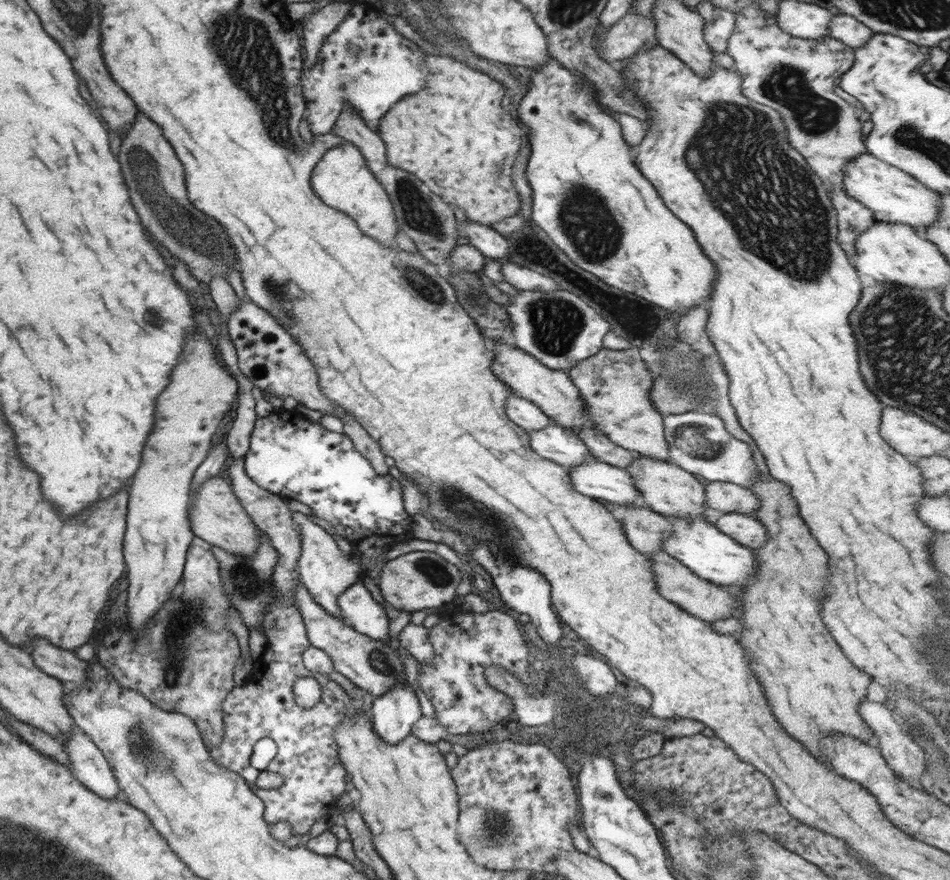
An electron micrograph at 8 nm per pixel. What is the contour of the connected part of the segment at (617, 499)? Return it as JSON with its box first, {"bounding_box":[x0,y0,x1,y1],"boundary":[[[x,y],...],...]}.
{"bounding_box":[568,459,647,507],"boundary":[[[592,459],[568,468],[571,484],[580,493],[598,499],[607,505],[647,507],[633,478],[626,469]]]}

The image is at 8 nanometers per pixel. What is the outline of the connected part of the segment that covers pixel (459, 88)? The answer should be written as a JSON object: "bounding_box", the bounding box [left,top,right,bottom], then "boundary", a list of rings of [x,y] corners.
{"bounding_box":[378,56,522,226],"boundary":[[[425,56],[422,72],[426,72],[426,90],[430,96],[404,96],[382,118],[378,132],[386,142],[388,164],[416,174],[434,194],[444,196],[446,203],[456,204],[468,219],[491,226],[498,221],[516,218],[521,202],[512,186],[512,164],[522,146],[522,128],[502,110],[504,88],[490,76],[468,68],[447,56]]]}

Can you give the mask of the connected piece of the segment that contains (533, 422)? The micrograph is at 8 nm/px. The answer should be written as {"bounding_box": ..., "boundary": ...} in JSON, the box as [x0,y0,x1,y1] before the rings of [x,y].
{"bounding_box":[505,392,552,431],"boundary":[[[513,392],[505,402],[505,411],[512,422],[521,426],[526,431],[542,430],[552,420],[538,408],[537,404],[516,396]]]}

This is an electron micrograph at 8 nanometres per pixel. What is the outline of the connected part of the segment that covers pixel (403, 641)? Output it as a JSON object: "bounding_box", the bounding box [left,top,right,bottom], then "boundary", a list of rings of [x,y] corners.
{"bounding_box":[398,625,435,664],"boundary":[[[406,625],[398,636],[402,651],[413,656],[419,664],[430,662],[435,650],[429,637],[430,629],[423,625]]]}

